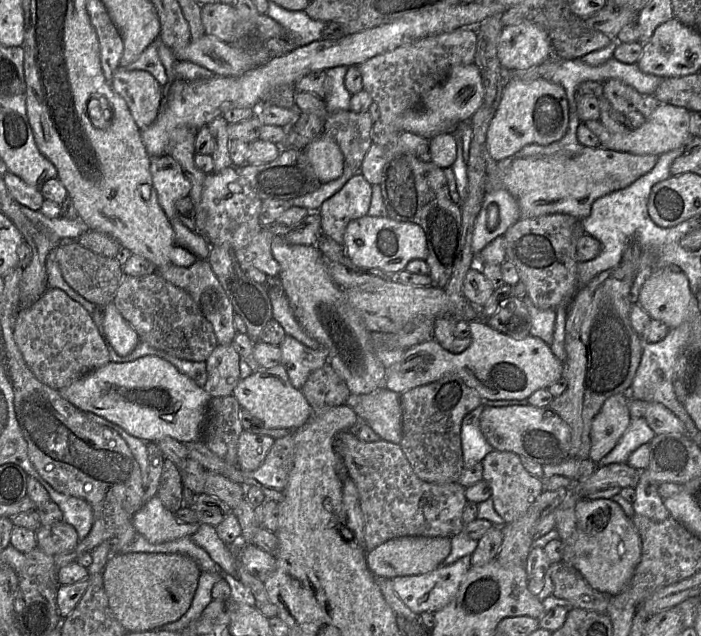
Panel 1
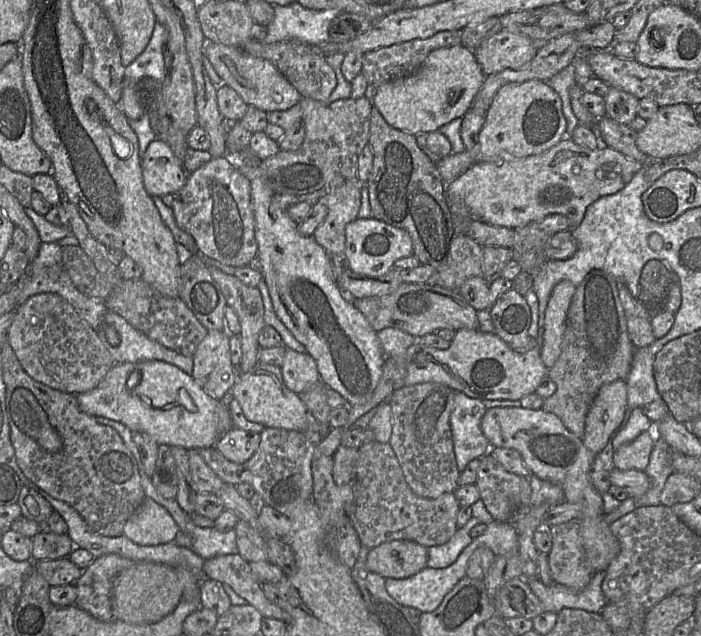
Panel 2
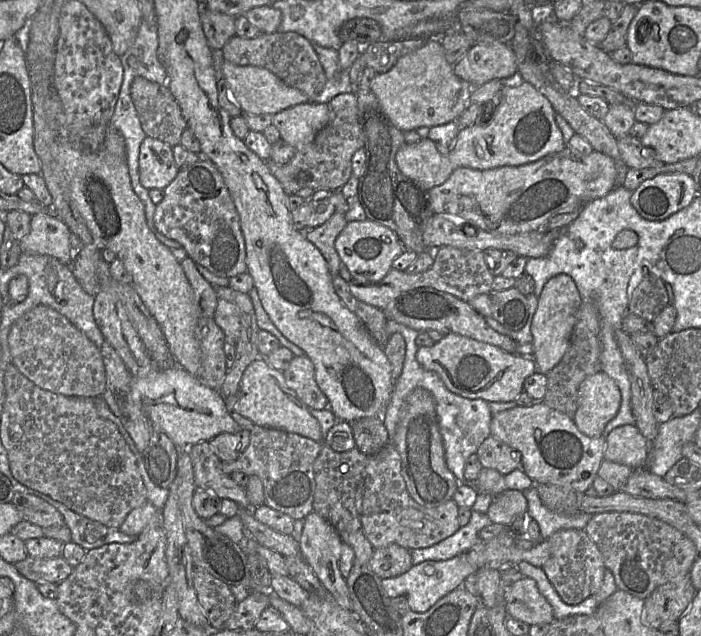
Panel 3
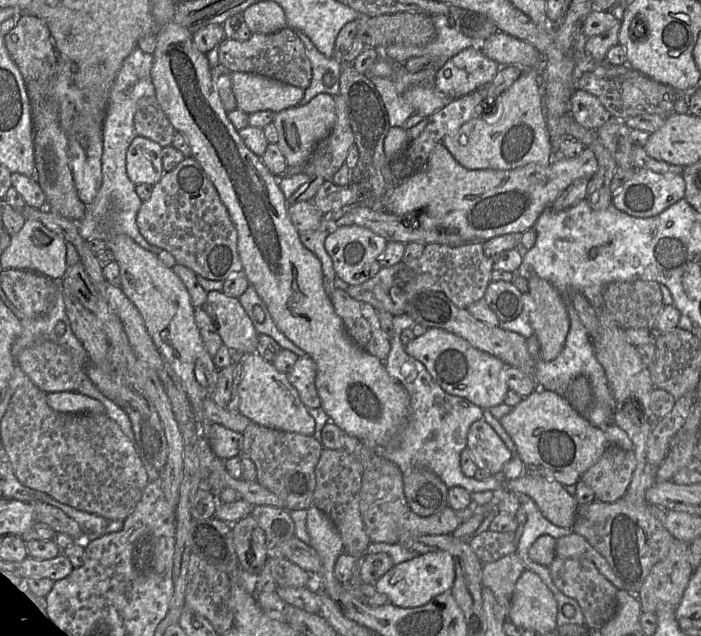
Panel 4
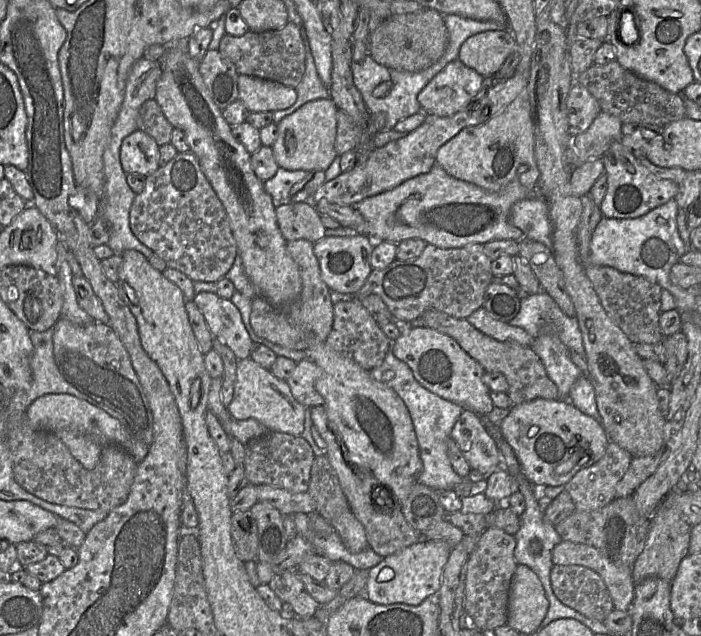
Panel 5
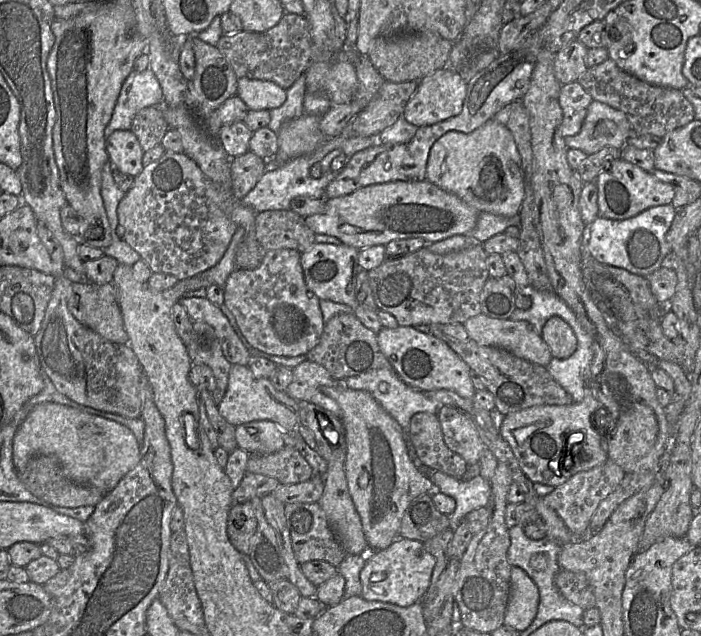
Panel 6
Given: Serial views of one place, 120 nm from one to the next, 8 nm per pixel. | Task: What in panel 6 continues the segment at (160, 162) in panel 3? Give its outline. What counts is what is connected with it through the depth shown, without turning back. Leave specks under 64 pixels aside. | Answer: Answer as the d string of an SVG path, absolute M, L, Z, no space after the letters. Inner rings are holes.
M130 129L116 130L108 136L106 151L115 169L134 177L142 172L144 150Z

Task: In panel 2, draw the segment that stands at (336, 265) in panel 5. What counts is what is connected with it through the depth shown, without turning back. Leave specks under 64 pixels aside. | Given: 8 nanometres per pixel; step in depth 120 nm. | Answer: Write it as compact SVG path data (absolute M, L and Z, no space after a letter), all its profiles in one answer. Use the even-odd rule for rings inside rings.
M357 218L346 225L344 255L353 272L368 277L378 277L392 269L396 260L412 256L413 243L408 232L403 229L375 218Z

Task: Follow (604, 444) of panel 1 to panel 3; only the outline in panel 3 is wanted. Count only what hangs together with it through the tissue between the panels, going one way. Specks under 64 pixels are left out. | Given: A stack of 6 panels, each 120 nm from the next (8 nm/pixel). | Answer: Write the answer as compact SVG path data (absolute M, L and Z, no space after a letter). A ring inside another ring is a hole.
M601 371L581 383L573 421L586 436L599 437L607 423L617 415L620 406L621 392L618 385Z

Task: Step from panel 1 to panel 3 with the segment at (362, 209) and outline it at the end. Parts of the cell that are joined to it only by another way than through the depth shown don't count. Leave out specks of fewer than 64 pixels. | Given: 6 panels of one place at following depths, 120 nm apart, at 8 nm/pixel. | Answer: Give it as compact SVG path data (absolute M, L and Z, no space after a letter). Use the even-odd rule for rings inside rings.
M335 212L322 225L303 232L306 239L320 250L327 262L331 275L339 271L342 263L335 249L335 240L347 223L345 214Z

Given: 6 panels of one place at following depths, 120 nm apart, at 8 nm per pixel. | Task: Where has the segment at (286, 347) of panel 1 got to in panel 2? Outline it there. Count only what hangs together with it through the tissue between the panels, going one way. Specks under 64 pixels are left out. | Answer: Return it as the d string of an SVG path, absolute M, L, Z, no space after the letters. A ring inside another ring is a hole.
M286 348L281 366L283 380L288 389L300 394L310 386L322 382L315 359L306 353Z

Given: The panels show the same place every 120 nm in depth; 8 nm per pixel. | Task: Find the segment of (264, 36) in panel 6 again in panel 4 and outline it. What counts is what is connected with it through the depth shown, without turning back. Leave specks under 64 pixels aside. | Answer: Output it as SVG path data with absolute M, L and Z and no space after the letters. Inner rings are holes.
M286 26L272 34L252 33L246 41L224 38L219 44L219 63L231 72L246 72L267 76L303 90L312 79L311 62L296 31Z

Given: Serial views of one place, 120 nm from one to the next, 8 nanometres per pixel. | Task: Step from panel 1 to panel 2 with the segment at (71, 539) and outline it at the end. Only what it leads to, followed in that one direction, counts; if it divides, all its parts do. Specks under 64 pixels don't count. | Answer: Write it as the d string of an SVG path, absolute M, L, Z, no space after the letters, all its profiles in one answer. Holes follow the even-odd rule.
M39 532L32 539L33 562L68 557L75 548L68 534Z

